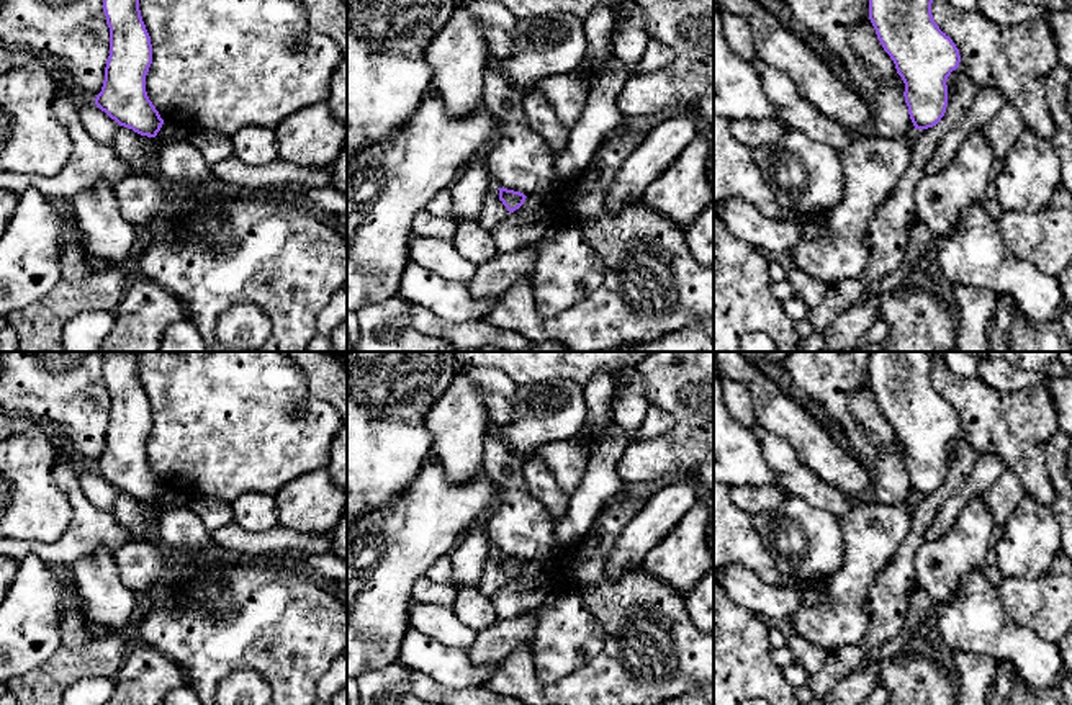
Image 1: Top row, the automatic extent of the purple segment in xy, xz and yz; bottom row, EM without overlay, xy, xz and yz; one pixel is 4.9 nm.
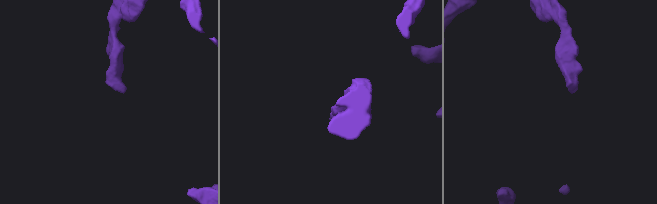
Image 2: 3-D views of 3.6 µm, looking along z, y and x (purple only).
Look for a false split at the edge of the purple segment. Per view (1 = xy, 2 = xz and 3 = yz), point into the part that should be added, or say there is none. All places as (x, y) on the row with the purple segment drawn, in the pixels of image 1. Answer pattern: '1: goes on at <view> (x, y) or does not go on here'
1: does not go on here
2: does not go on here
3: does not go on here

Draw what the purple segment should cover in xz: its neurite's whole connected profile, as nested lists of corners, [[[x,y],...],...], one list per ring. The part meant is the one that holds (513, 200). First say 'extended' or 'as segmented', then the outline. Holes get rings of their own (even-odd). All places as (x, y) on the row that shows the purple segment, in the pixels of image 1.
as segmented; [[[498,188],[498,190],[499,190],[499,200],[507,208],[509,213],[514,213],[516,209],[519,209],[527,198],[520,191],[514,191],[514,190],[507,190],[507,188]]]

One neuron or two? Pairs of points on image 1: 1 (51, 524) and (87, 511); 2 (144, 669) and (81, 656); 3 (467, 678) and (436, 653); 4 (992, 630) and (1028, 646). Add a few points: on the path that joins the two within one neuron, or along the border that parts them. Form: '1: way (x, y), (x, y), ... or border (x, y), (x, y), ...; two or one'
1: border (56, 481), (71, 522), (43, 543); two
2: border (130, 648), (123, 666), (115, 674); two
3: way (459, 673), (444, 661); one
4: way (1000, 638), (1020, 646); one

